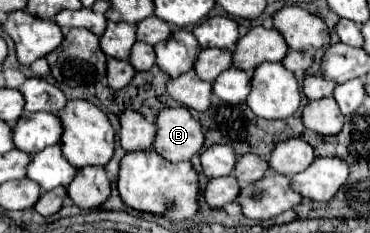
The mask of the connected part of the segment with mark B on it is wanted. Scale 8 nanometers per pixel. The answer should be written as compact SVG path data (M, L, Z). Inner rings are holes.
M184 106L162 108L156 116L154 152L170 162L190 160L202 150L204 132L202 126L190 116Z

